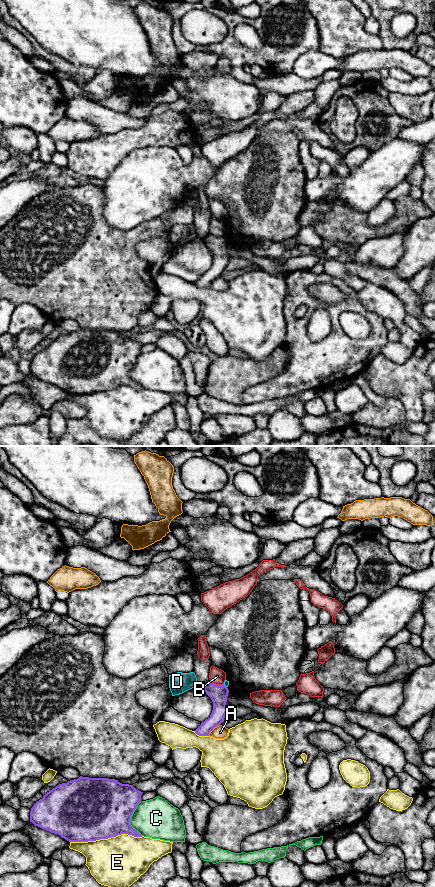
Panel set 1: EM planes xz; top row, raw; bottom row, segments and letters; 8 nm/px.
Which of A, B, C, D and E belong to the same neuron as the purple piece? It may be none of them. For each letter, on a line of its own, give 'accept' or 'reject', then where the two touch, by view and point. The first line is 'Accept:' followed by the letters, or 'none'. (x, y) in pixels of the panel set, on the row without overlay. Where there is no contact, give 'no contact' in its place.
Accept: none
A: reject; contact xz (213, 280)
B: reject; contact xz (215, 236)
C: reject; contact xz (130, 371)
D: reject; contact xz (225, 238)
E: reject; contact xz (106, 390)

